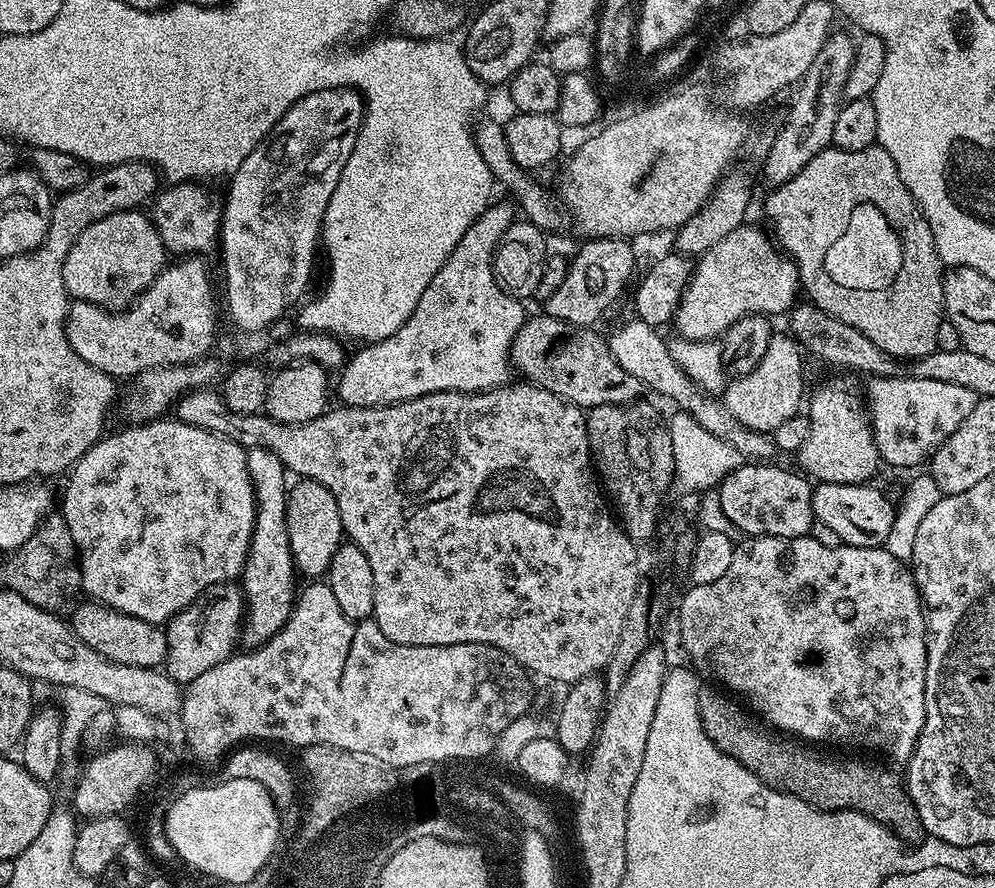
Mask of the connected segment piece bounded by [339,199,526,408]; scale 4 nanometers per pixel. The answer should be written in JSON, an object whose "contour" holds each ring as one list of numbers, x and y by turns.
{"contour":[[511,199,489,203,488,208,462,234,462,242,454,246,450,258,442,262,442,270,430,278,430,286,418,298,414,314,394,334,365,343,353,357,347,359,340,376,341,405,349,408,380,408,384,404,400,404,403,400,422,398,435,392,489,392,509,383,514,369,510,359,512,343,526,319,525,305,506,292,496,281,492,259,496,246,518,216]]}

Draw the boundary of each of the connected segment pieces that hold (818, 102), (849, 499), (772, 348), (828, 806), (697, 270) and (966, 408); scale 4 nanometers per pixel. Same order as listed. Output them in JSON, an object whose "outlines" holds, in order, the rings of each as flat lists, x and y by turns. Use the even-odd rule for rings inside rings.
{"outlines":[[[833,31,822,50,818,50,818,58,810,62,810,70,806,70,804,79,799,81,795,89,797,92,792,100,792,109,789,110,780,133,772,136,772,145,762,162,764,180,769,184,769,189,775,190,790,182,794,174,798,174,798,170,802,170,802,166,810,162,810,158,822,154,822,150,831,145,834,118,838,118,838,110,844,100,844,87,850,66,854,66,856,45,857,41,851,40,846,33]],[[817,483,812,489,812,514,815,523,831,526,838,534,841,544,858,546,859,548,879,548,887,542,890,528,894,526,897,505,888,501,878,489,867,484,821,484]],[[773,331,770,346,766,346,766,354,762,354,762,362,758,362,758,366,754,366,754,370,750,370,750,374,735,377,722,393,728,413,742,426,755,432,770,434,778,426,782,426,782,422,786,422,786,418,797,416,801,411,800,403,803,400,805,403,806,400,806,392,804,396,804,360,806,361,806,356,795,339,787,331,784,332]],[[705,687,700,702,700,717,702,726,718,746,730,758,734,758,746,770,753,772,768,788,779,792,789,792,794,798,802,798,810,806,814,806,823,812,861,812,870,818,874,818,879,824,885,824,893,834,898,837,905,846,923,844,926,833,922,826,922,818,918,818,918,810,910,798,905,781,891,767,883,768,880,764,871,764,868,760,851,760,851,755,836,754,831,756,831,751,820,746,813,746,807,742,801,742,796,738,789,738,773,730,769,725,761,722,743,703,737,702,727,691,717,690,715,687]],[[745,222,695,261,674,317,674,328,683,339,716,340,744,316,783,317,796,307,802,292,796,263,765,232]],[[873,376,867,381,866,411,880,459,892,468,912,468,929,459,936,449,966,422,978,397,974,390,950,382,930,382,913,376]]]}

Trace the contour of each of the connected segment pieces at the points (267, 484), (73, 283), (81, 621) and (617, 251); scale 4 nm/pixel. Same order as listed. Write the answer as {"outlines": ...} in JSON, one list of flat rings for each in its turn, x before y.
{"outlines":[[[261,448,247,449,248,469,250,470,250,478,252,485,256,491,256,525,252,531,252,541,250,542,250,550,248,557,244,563,244,571,242,573,242,591,246,601,246,611,244,613,244,623,242,625,242,640,249,649,259,648,265,644,267,640,274,634,278,634,278,630,284,626,284,623,290,618,293,607,298,599,298,584,296,588,296,580,298,581,298,573,296,563,292,557,290,550,290,538,284,523,286,522,286,502,288,501,289,485,284,484,284,476,286,477,286,469,282,458,278,458,278,454,272,454,270,450,262,450]],[[147,211,111,212,78,234,70,254,66,254,62,278,72,300,85,300,118,312,140,299,156,281,156,275,166,266,164,256,164,243]],[[87,603,78,605,76,613,70,616,72,631,78,638,82,638,82,642,86,642,86,646,90,646,110,662,118,662,122,666,160,668,167,661,168,634,163,627,147,624,133,616,123,616,102,604]],[[602,238,601,240,585,239,584,244,576,252,576,257,571,257,566,279,562,286,550,294,546,302,547,315,558,318,567,324,579,324,581,326,595,325,595,320,619,298,624,292,624,287,628,284,628,279,632,276,632,271,636,268,636,252,631,248,629,241,624,238]]]}

